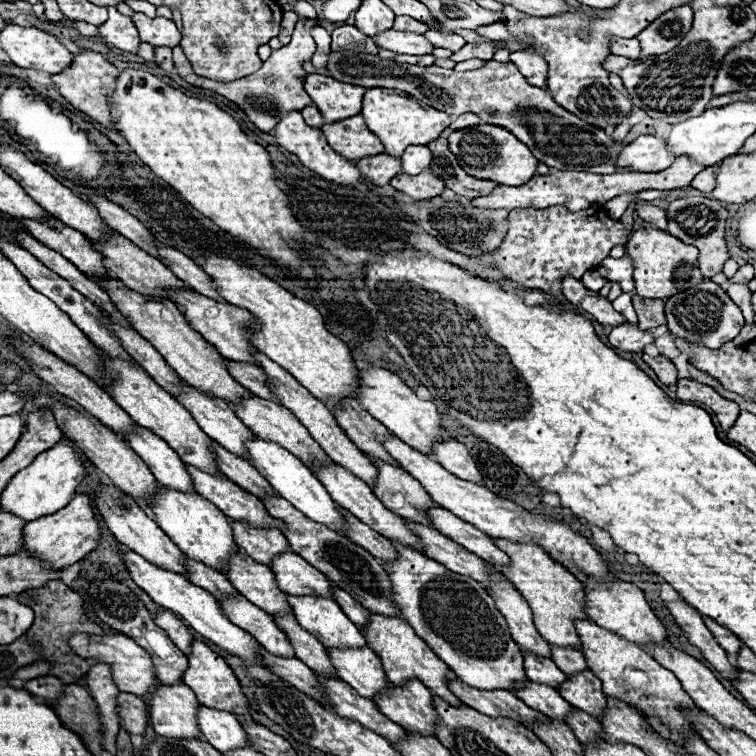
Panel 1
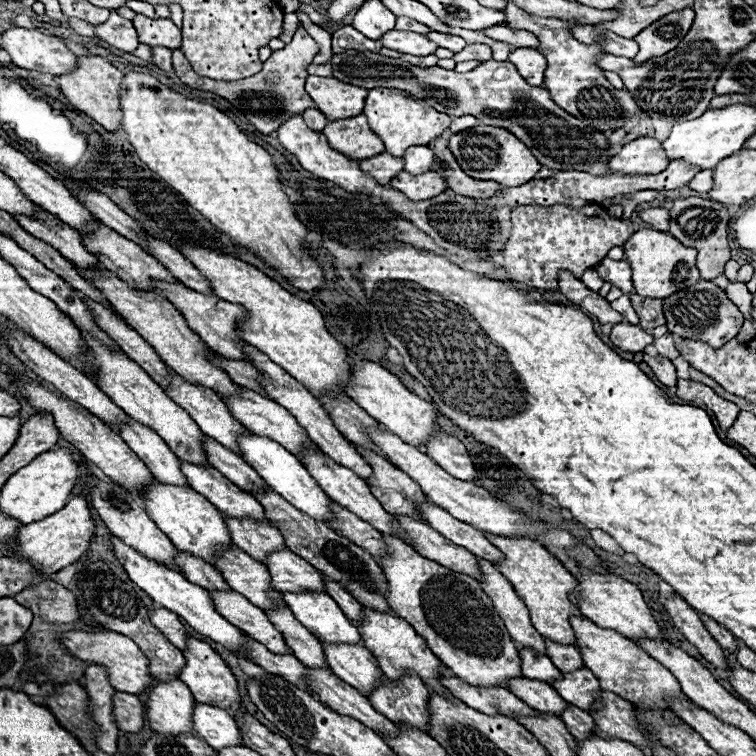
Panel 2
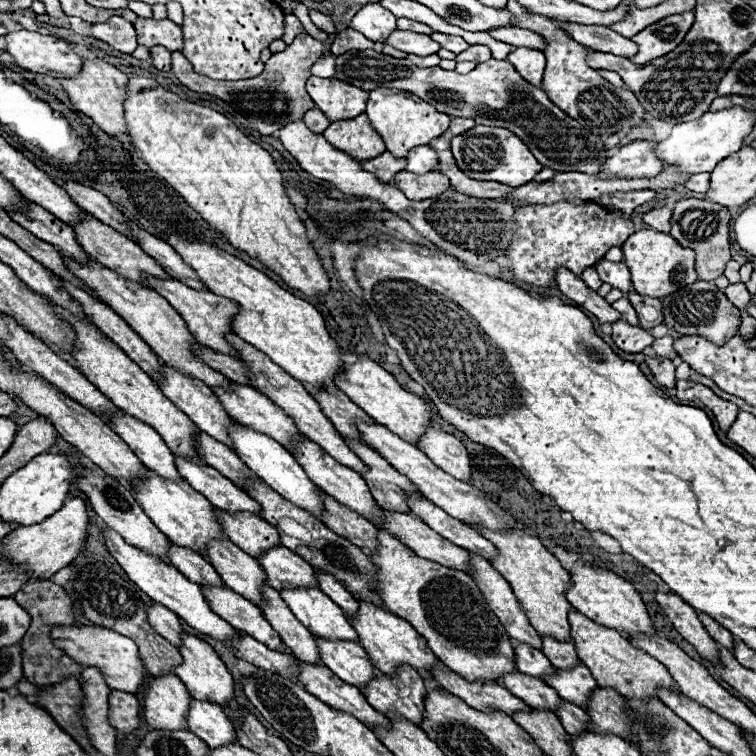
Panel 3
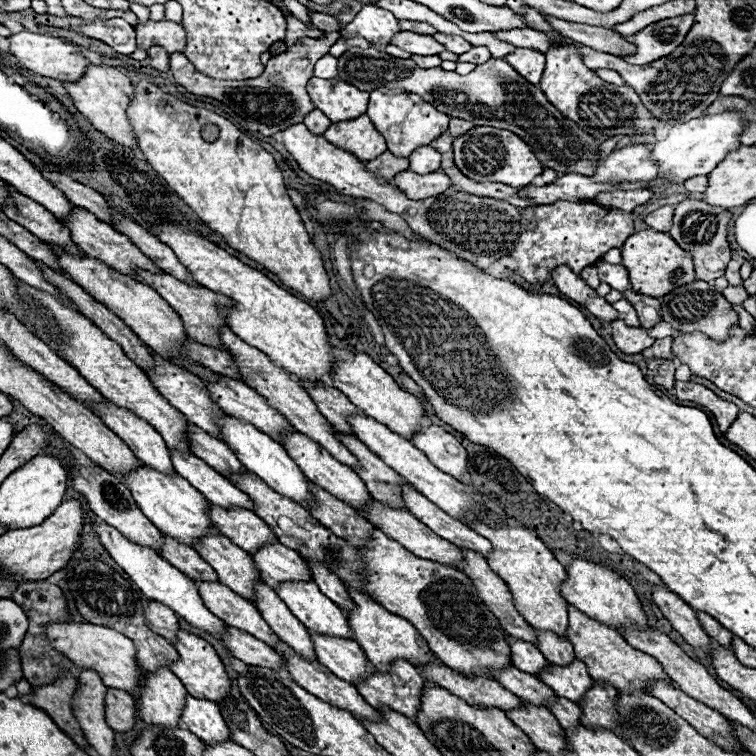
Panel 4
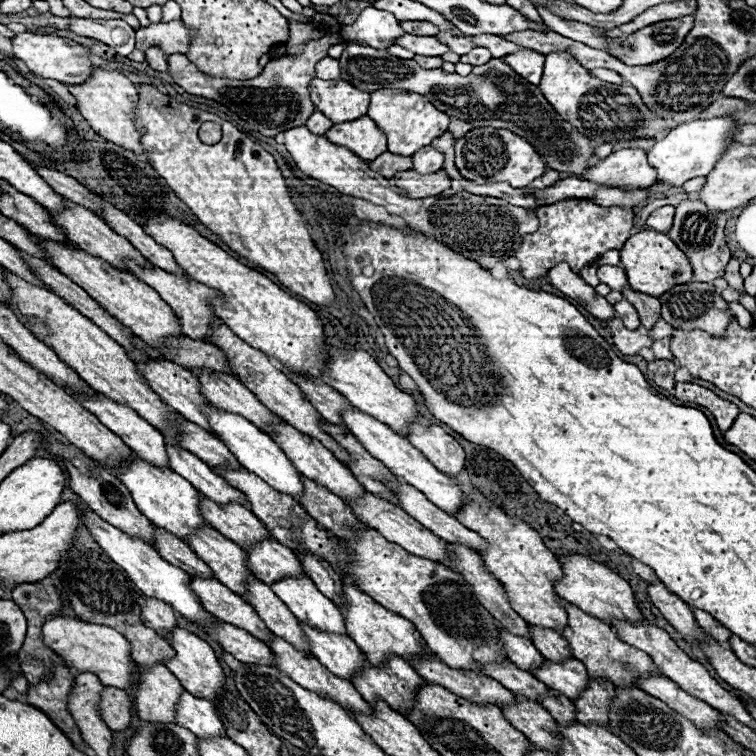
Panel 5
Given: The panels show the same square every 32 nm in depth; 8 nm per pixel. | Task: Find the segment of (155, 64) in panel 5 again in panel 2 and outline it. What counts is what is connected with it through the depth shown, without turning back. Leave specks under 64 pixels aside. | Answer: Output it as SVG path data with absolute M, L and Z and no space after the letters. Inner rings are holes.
M154 46L152 52L154 52L154 64L158 68L166 70L166 72L172 72L172 60L170 60L172 50L170 48L164 48L164 46Z

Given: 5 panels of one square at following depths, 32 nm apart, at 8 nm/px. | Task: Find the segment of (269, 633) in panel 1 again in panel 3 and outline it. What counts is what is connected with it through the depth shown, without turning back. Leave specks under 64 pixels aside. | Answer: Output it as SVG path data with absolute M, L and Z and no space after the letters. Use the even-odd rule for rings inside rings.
M202 586L204 596L208 596L208 602L224 620L228 620L234 628L240 628L248 636L254 636L262 644L268 644L274 652L284 652L284 642L280 634L270 626L270 622L264 618L262 610L256 608L250 600L244 600L244 596L232 592L230 588L216 588L216 586Z

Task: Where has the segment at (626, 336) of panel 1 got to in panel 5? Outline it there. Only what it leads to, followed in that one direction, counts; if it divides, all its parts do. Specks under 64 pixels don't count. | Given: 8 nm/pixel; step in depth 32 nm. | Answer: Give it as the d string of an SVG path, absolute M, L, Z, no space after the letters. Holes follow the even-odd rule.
M614 318L608 322L612 328L612 338L614 344L618 346L618 350L622 354L638 354L640 348L650 348L652 346L652 338L648 338L646 334L642 334L640 330L628 330L620 318Z

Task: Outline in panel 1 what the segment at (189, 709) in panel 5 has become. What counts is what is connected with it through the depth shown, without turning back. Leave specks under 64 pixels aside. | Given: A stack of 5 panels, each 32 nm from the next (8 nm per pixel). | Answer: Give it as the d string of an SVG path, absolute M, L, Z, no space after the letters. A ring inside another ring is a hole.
M200 706L198 726L200 726L204 738L220 752L230 752L236 748L248 748L250 746L246 730L230 712Z

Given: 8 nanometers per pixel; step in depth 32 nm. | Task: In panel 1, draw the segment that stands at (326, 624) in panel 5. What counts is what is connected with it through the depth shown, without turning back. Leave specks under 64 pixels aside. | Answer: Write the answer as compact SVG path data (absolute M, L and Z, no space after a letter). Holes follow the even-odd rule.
M288 596L300 626L322 642L324 648L364 648L366 640L360 628L328 598Z

